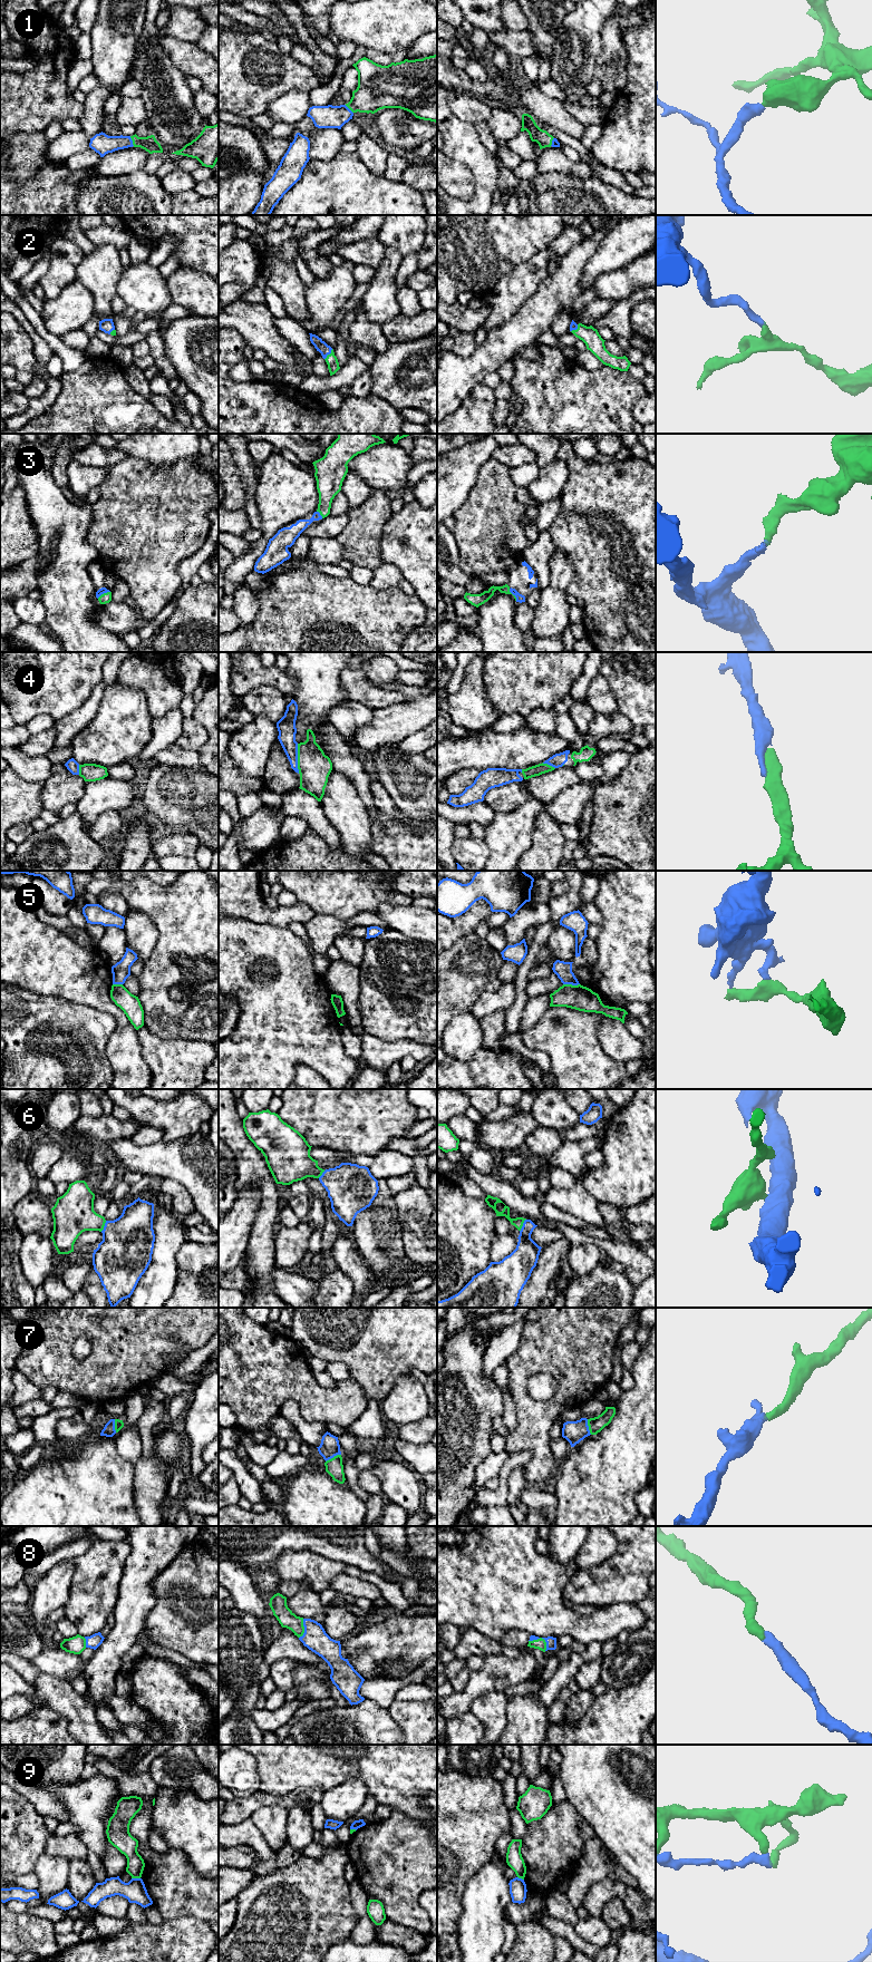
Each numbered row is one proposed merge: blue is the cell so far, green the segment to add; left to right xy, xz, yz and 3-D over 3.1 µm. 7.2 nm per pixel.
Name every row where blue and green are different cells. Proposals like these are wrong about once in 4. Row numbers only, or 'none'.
5, 9

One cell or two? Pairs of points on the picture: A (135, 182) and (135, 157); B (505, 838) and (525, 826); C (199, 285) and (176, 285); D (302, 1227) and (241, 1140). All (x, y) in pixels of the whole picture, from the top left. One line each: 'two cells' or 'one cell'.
A: two cells
B: one cell
C: one cell
D: two cells

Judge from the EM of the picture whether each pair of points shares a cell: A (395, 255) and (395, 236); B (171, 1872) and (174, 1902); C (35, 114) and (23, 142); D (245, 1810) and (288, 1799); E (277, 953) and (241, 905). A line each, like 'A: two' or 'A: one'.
A: two
B: one
C: two
D: one
E: two

